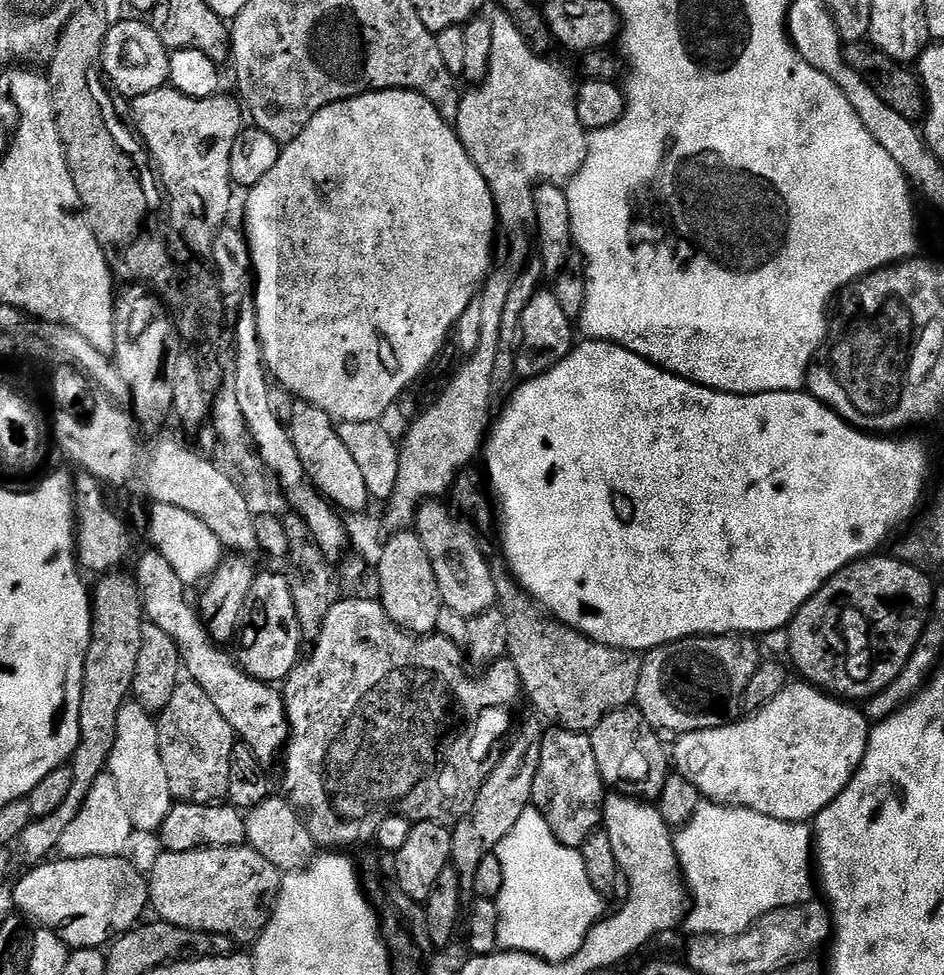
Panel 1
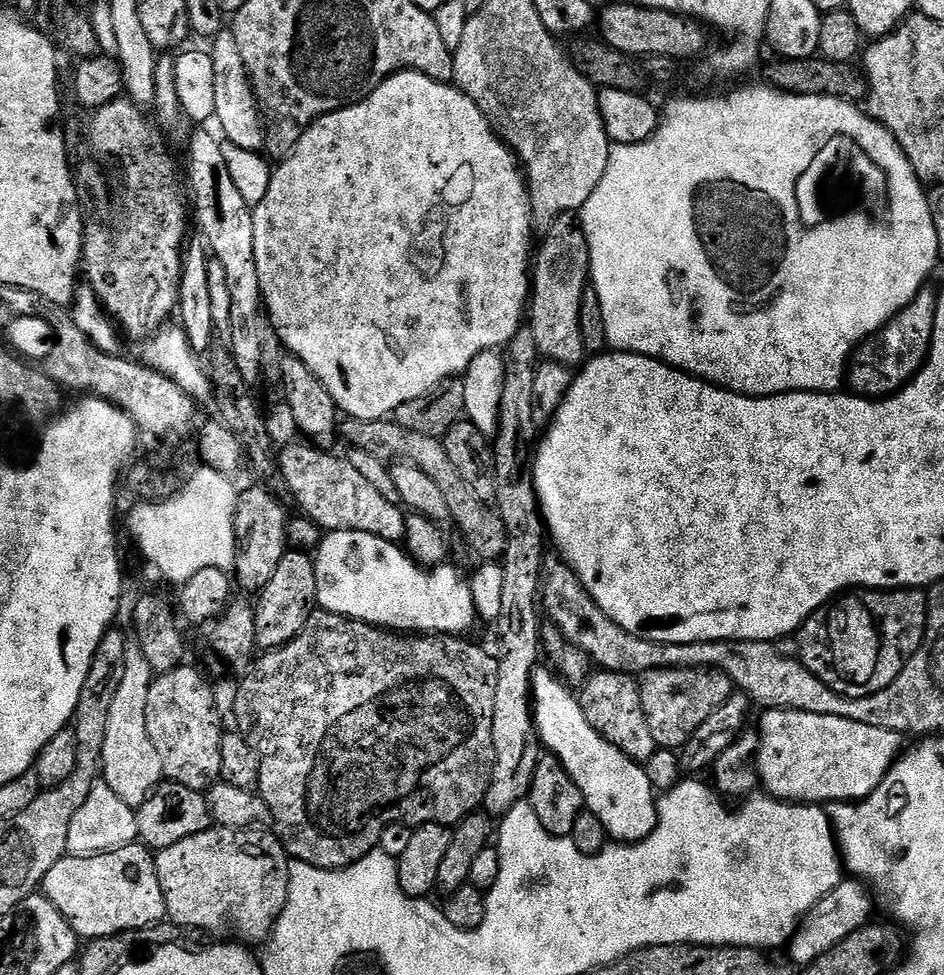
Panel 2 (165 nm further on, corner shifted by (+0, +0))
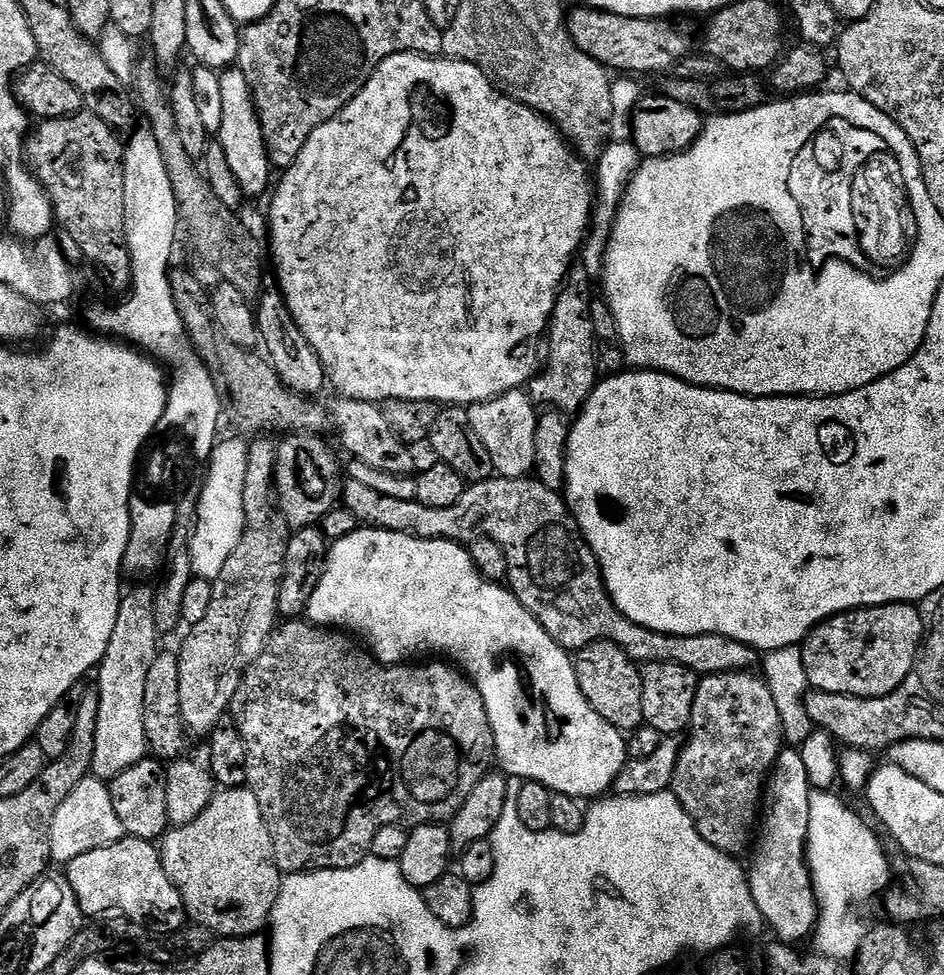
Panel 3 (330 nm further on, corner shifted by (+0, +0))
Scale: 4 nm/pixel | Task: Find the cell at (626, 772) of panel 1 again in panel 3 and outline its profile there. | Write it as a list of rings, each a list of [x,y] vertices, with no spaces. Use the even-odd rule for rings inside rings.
[[[599,640],[590,646],[579,649],[575,653],[576,677],[578,686],[590,702],[590,706],[601,716],[606,718],[615,728],[625,734],[631,734],[644,724],[642,710],[642,678],[641,665],[632,661],[614,642]]]

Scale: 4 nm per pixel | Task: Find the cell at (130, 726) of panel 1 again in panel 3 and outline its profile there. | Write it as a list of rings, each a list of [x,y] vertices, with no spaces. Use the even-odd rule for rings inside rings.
[[[148,584],[131,588],[134,589],[121,597],[114,633],[96,670],[99,717],[91,773],[105,782],[110,782],[148,754],[144,718],[146,679],[160,652],[160,635],[154,617],[155,589]]]

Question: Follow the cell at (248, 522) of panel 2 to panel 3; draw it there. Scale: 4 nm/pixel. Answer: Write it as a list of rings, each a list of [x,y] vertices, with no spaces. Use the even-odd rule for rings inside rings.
[[[288,434],[276,445],[276,503],[286,518],[289,529],[299,530],[319,525],[320,520],[337,507],[342,496],[342,464],[336,461],[330,445],[316,434]]]

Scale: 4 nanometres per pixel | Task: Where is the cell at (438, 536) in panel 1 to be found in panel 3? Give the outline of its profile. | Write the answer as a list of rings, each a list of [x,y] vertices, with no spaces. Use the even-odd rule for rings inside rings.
[[[336,398],[330,404],[330,424],[340,435],[340,444],[349,453],[351,459],[366,462],[366,466],[374,466],[374,470],[389,472],[395,476],[412,476],[417,471],[416,460],[412,457],[413,449],[404,444],[390,430],[384,417],[383,407],[371,400],[346,400]]]

